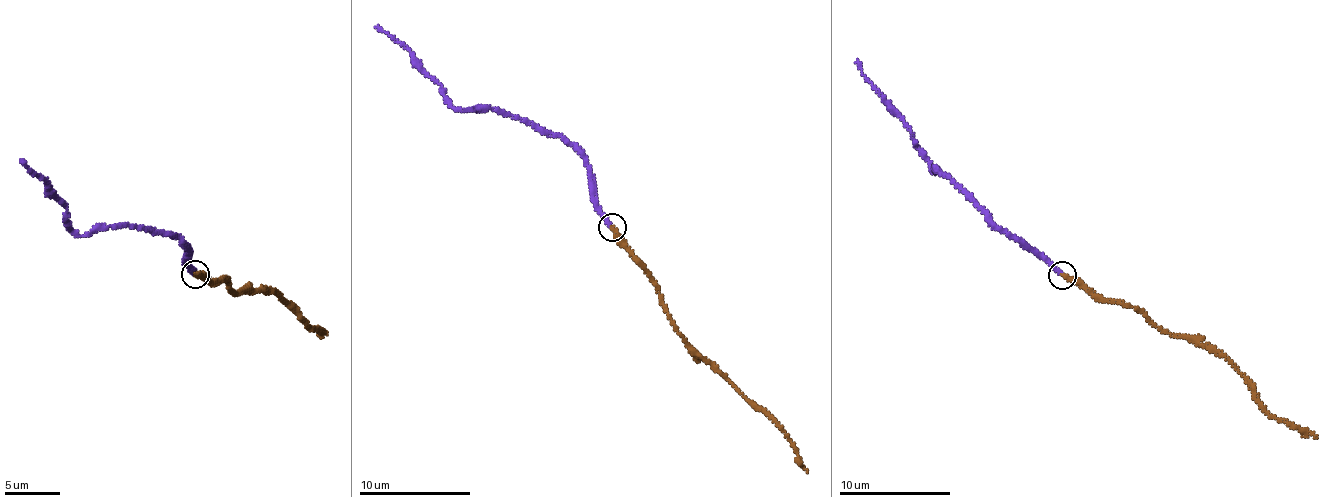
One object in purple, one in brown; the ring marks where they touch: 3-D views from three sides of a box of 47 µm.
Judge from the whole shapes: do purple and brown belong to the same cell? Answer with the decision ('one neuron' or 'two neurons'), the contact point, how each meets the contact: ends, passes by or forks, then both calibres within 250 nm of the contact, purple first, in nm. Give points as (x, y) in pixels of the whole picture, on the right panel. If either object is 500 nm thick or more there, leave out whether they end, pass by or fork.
two neurons; place (1062, 275); purple ends; brown ends; calibres 280 and 240 nm

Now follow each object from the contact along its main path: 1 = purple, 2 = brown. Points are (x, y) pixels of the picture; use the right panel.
1: (1061, 274), (1040, 256), (1007, 236), (954, 180), (942, 172), (933, 171), (910, 127), (862, 72), (857, 59)
2: (1061, 274), (1117, 300), (1173, 334), (1213, 347), (1271, 415), (1299, 429), (1307, 428), (1317, 438)

